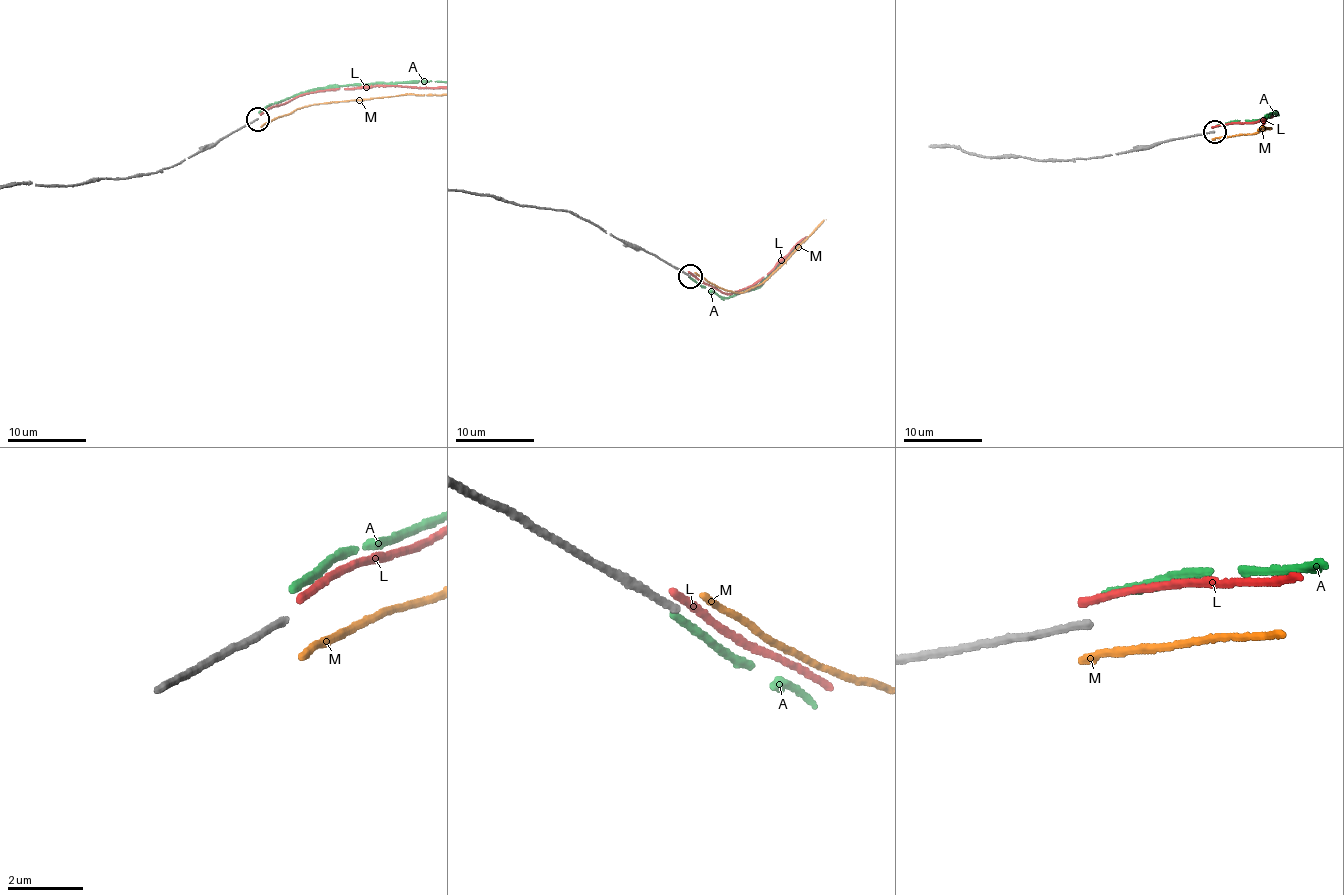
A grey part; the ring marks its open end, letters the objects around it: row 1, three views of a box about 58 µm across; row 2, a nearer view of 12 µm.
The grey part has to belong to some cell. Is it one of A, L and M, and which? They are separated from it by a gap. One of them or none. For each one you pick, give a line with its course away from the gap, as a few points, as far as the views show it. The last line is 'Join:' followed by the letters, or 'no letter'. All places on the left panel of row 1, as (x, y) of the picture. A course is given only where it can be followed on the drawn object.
Join: no letter

